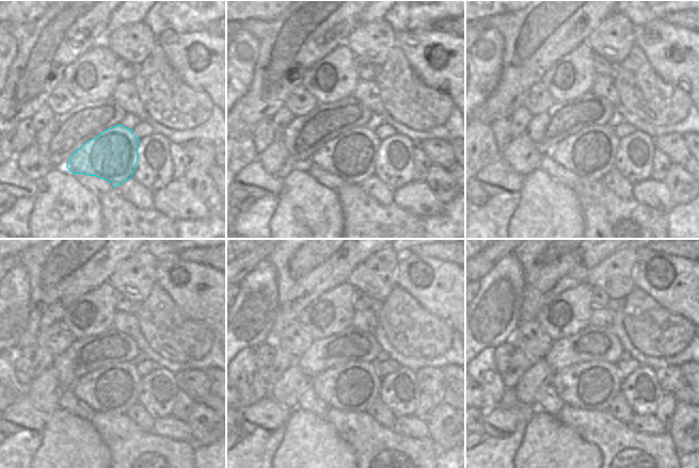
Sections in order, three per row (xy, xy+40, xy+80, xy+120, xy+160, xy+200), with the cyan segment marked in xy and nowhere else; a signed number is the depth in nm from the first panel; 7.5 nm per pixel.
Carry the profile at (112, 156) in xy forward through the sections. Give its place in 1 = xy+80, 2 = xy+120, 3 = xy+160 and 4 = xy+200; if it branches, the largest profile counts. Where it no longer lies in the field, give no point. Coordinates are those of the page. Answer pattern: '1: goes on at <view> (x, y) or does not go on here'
1: goes on at xy+80 (590, 154)
2: goes on at xy+120 (114, 388)
3: goes on at xy+160 (353, 387)
4: goes on at xy+200 (591, 386)

